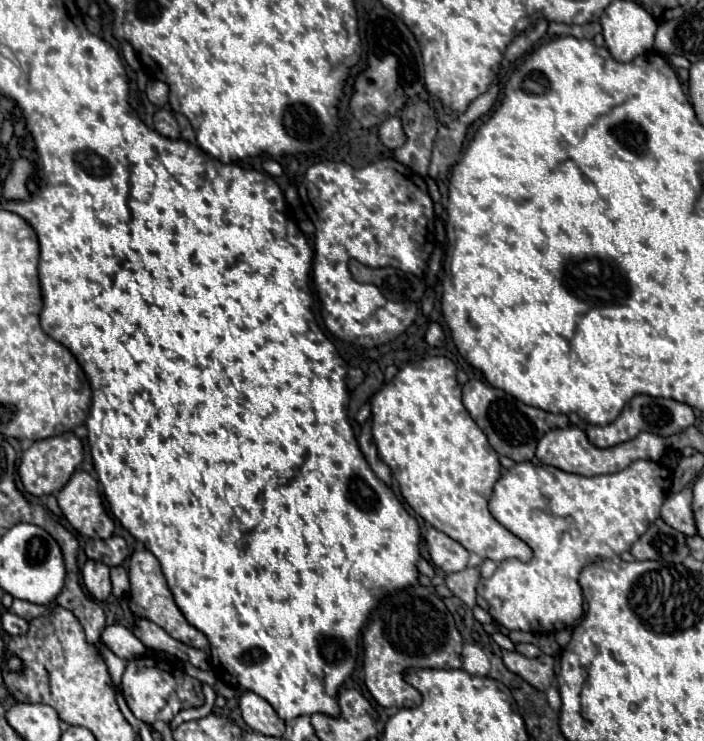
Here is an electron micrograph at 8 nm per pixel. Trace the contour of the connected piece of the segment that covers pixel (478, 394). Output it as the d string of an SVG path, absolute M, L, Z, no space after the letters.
M469 380L463 386L463 406L467 408L469 416L475 420L475 424L483 430L489 444L495 448L499 456L507 456L515 462L533 460L539 440L553 428L567 428L569 418L565 414L549 414L545 410L527 406L519 402L517 398L509 396L507 392L489 386L481 380Z

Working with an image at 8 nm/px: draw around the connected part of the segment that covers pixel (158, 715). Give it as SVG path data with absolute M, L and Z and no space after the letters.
M148 656L133 658L133 660L127 662L123 678L121 678L121 690L123 690L125 702L131 708L131 712L135 714L135 718L139 718L139 720L143 720L147 724L171 722L173 716L179 710L199 708L205 702L205 696L203 696L199 680L191 678L183 670L179 670L179 676L177 676L173 666Z

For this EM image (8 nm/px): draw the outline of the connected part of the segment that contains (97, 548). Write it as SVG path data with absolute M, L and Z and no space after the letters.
M111 536L109 540L87 540L85 554L89 560L99 560L113 568L121 566L127 560L129 548L121 536Z

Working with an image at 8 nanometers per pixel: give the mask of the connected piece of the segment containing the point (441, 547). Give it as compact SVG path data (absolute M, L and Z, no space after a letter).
M429 528L429 532L425 534L425 544L427 544L433 564L445 574L461 572L467 568L469 552L459 542L451 540L447 534L435 528Z

